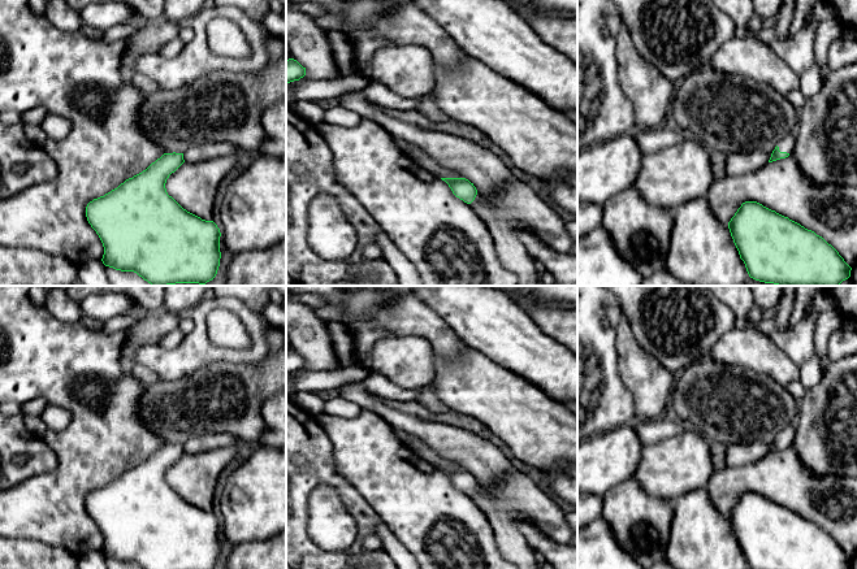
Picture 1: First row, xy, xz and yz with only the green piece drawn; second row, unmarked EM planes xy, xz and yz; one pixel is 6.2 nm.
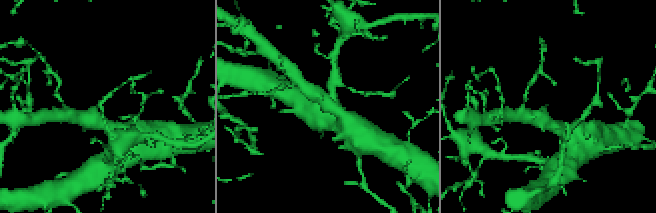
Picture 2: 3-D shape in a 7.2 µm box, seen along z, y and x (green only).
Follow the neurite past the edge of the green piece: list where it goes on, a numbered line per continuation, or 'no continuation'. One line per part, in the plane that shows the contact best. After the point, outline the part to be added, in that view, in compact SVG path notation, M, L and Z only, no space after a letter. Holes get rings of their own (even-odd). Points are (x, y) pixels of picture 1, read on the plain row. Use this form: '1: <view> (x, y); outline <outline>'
1: yz (787, 434); outline M796 422L789 424L779 435L779 442L780 443L787 443L791 444L793 440L793 434L796 429Z

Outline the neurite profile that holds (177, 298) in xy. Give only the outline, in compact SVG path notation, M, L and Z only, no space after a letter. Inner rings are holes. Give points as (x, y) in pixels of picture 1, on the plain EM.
M165 286L164 308L173 313L195 309L212 288L213 286Z

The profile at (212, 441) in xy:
M208 433L200 436L190 438L183 443L185 453L200 453L221 447L234 446L237 438L228 433Z

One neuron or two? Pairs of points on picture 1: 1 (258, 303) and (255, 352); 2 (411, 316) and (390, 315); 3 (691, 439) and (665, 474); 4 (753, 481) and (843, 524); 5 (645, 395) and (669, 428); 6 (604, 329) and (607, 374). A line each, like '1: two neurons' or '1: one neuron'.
1: two neurons
2: one neuron
3: one neuron
4: one neuron
5: two neurons
6: one neuron

